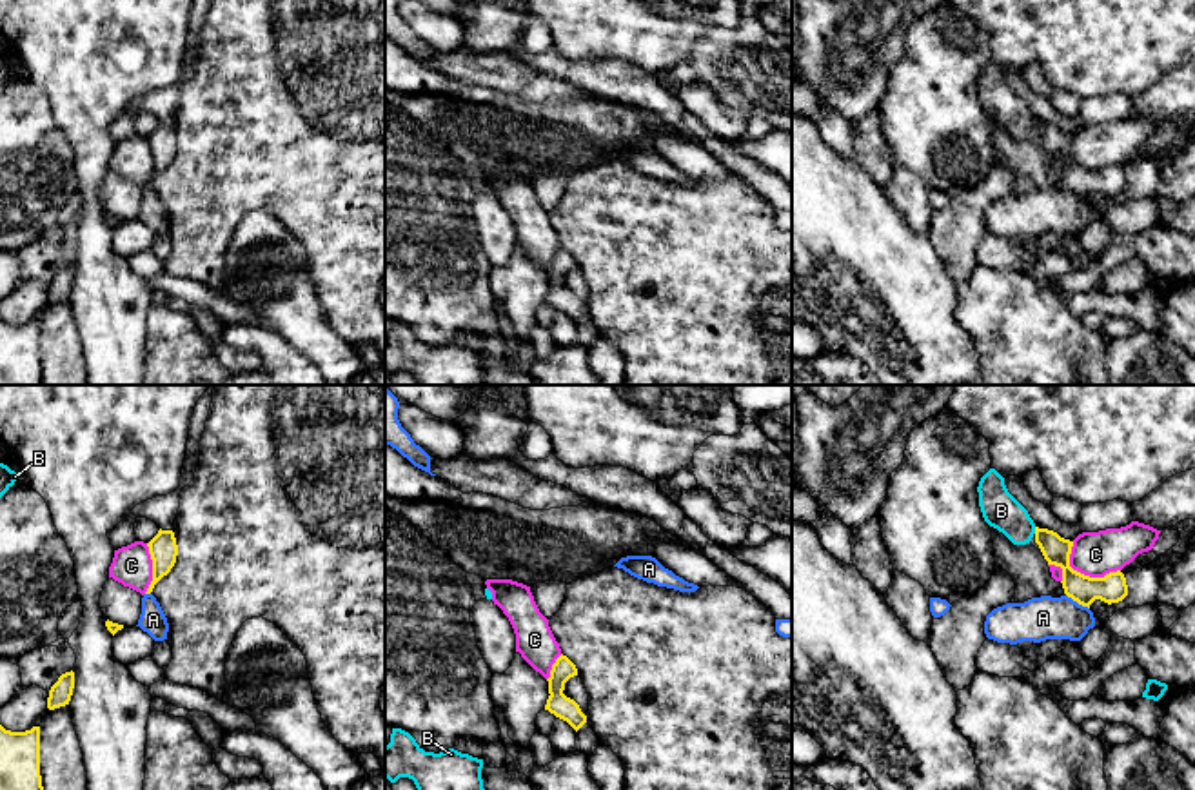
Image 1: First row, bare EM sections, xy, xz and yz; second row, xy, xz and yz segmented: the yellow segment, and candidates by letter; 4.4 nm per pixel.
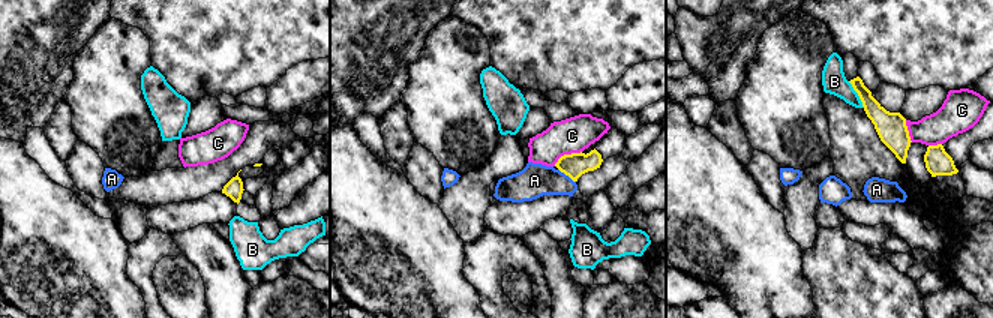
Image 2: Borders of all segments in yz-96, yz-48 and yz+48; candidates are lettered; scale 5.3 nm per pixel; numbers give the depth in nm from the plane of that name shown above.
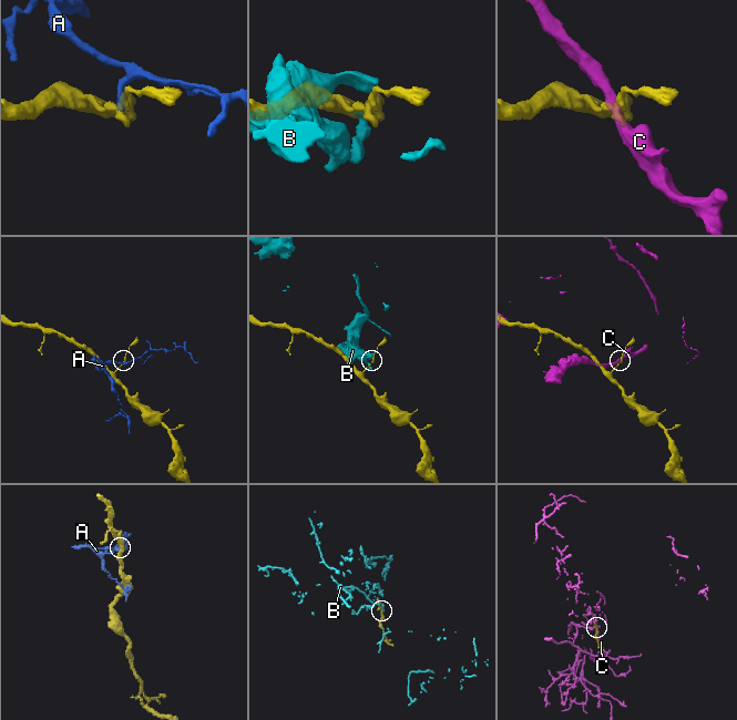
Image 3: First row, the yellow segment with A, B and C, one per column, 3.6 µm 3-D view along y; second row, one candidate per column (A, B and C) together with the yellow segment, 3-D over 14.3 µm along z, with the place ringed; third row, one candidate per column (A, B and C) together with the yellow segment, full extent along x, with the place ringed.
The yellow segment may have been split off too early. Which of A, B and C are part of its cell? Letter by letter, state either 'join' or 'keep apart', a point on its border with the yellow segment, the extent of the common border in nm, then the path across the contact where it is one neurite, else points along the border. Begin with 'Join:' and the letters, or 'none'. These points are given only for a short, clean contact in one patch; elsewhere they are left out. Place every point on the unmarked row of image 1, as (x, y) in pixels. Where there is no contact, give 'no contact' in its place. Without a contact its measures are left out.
Join: none
A: keep apart; contact yz (1077, 195); length 120 nm; border yz (1066, 187), (1088, 202)
B: keep apart; contact yz (1036, 124); length 30 nm
C: keep apart; contact yz (1083, 167); length 260 nm; border yz (1072, 135), (1070, 158), (1074, 162), (1090, 169), (1119, 164)

